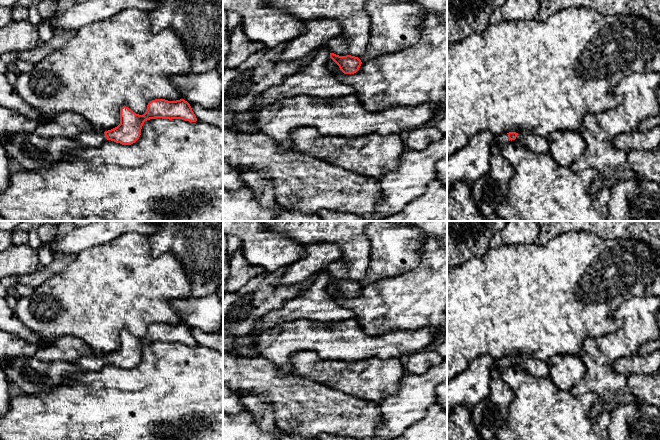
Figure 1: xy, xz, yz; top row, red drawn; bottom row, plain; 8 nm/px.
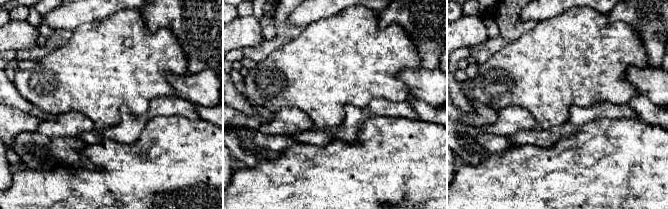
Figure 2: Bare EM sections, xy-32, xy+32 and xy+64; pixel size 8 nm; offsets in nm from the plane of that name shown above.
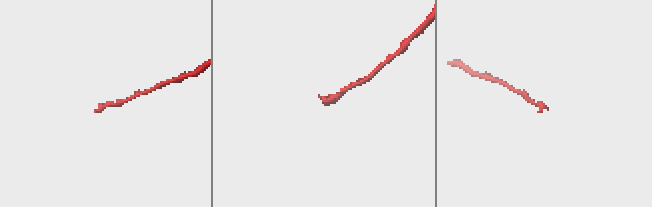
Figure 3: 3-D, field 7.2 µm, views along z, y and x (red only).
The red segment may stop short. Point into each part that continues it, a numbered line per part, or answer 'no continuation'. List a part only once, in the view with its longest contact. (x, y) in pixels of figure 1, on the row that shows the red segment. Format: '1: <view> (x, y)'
1: yz (502, 140)

